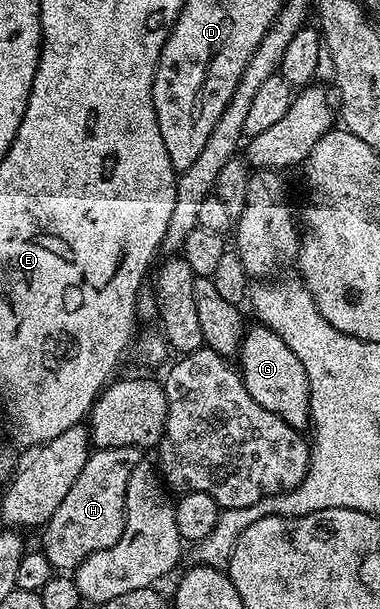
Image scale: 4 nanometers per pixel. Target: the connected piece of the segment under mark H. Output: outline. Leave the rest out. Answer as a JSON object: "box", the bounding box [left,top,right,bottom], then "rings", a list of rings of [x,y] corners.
{"box":[40,445,143,571],"rings":[[[135,445],[127,447],[94,448],[79,479],[67,491],[63,503],[55,510],[55,515],[43,526],[40,548],[53,564],[54,570],[73,571],[89,555],[111,547],[124,533],[125,504],[127,503],[127,479],[131,471],[143,459],[142,450]]]}

